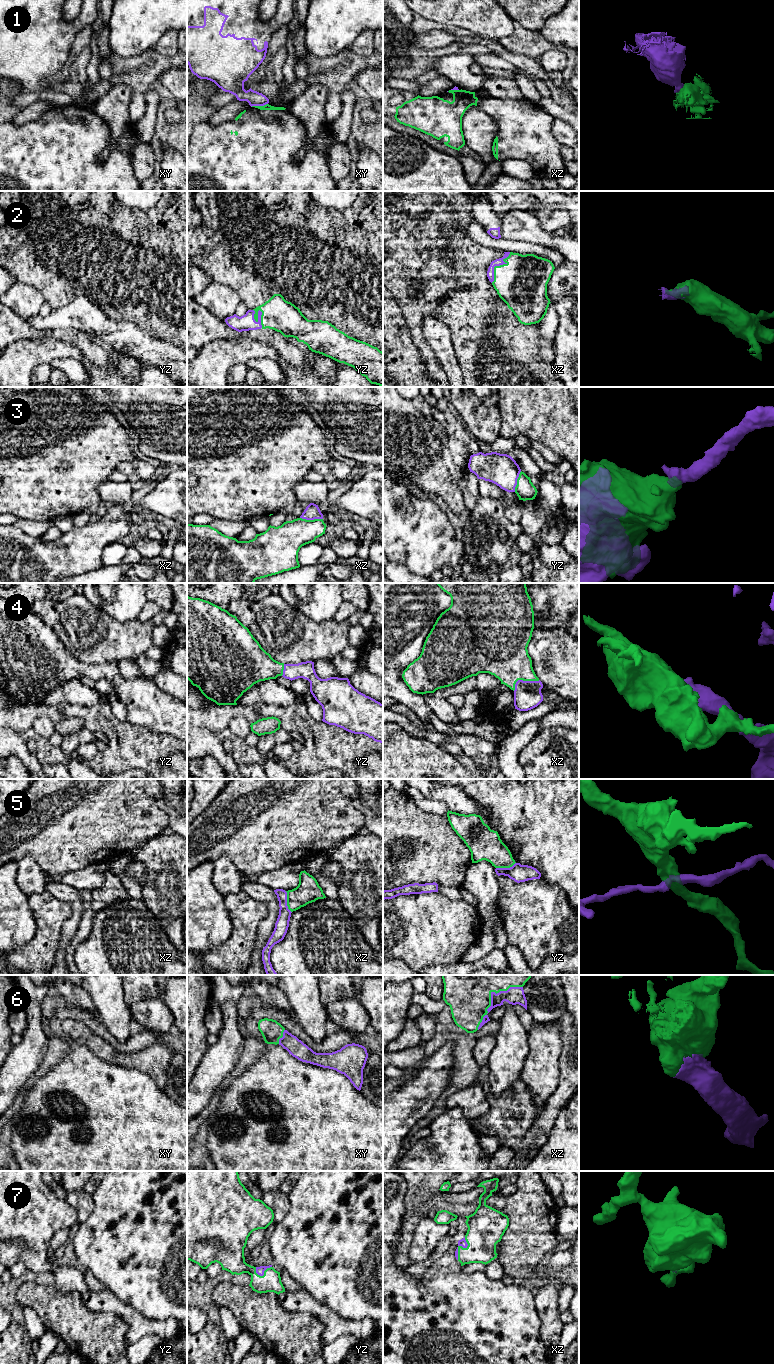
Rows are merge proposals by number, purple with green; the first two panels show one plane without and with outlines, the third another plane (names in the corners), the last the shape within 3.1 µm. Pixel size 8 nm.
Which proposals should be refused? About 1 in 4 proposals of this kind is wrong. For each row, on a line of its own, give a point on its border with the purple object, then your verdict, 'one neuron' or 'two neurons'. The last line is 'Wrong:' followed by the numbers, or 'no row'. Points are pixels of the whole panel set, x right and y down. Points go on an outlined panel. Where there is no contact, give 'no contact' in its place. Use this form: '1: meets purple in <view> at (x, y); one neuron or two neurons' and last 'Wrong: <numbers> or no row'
1: meets purple in xy at (259, 105); two neurons
2: meets purple in yz at (258, 313); one neuron
3: meets purple in xz at (311, 519); one neuron
4: meets purple in xz at (522, 680); one neuron
5: meets purple in xz at (286, 902); two neurons
6: meets purple in xz at (491, 996); one neuron
7: meets purple in xz at (460, 1245); one neuron
Wrong: 1, 5

